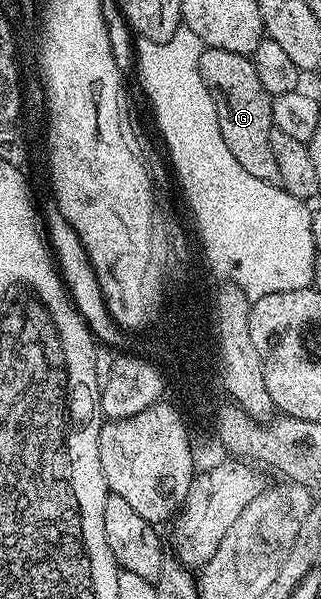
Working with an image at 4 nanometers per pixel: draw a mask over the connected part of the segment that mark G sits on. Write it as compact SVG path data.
M204 48L199 60L199 70L203 82L207 84L207 92L215 98L221 139L225 139L225 147L233 151L233 159L262 181L278 182L277 159L273 159L271 146L271 94L261 87L261 79L257 79L257 67L253 67L250 56L245 53L221 51Z

